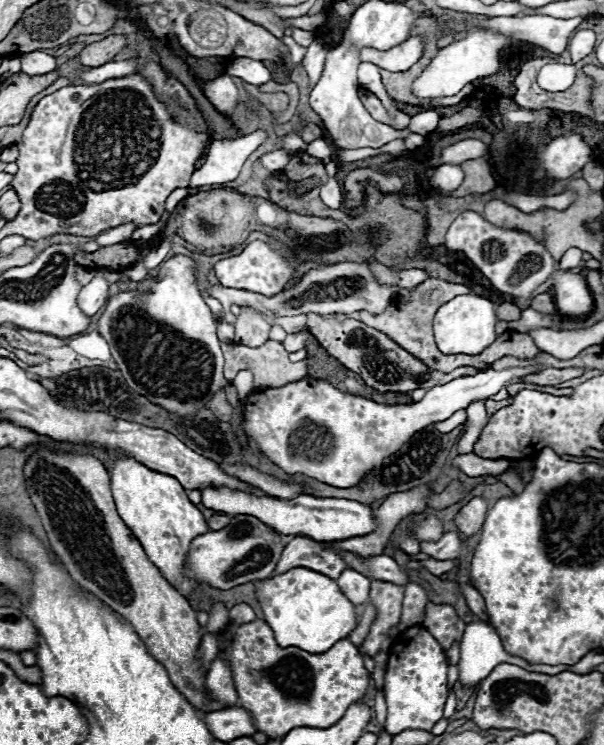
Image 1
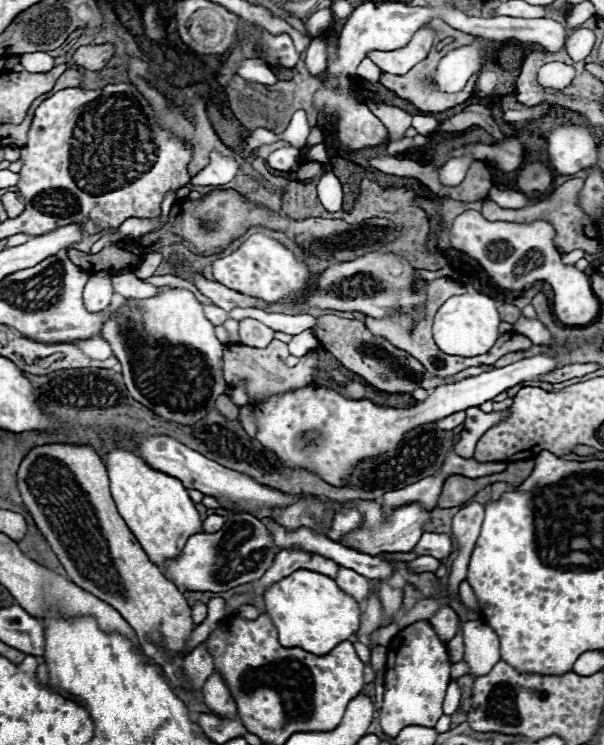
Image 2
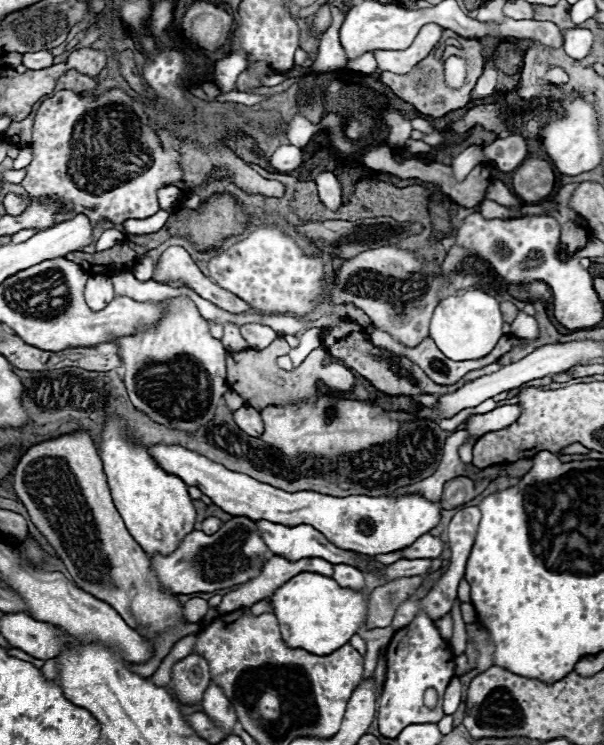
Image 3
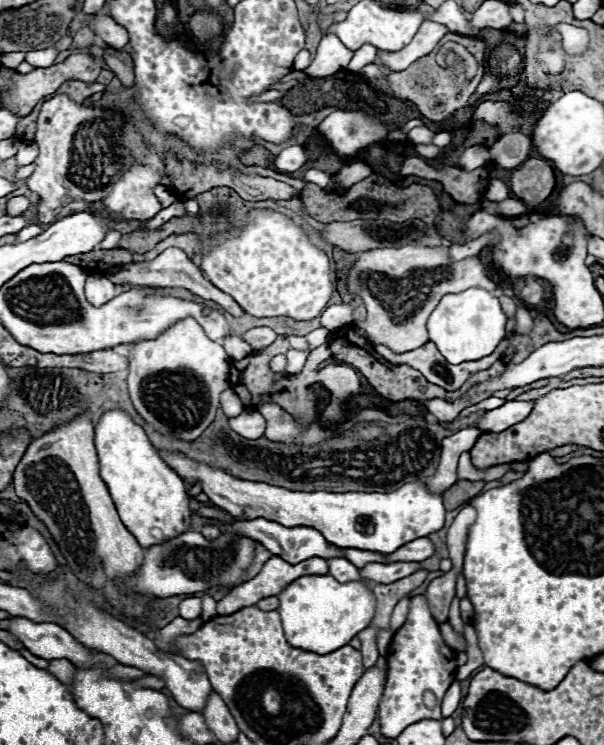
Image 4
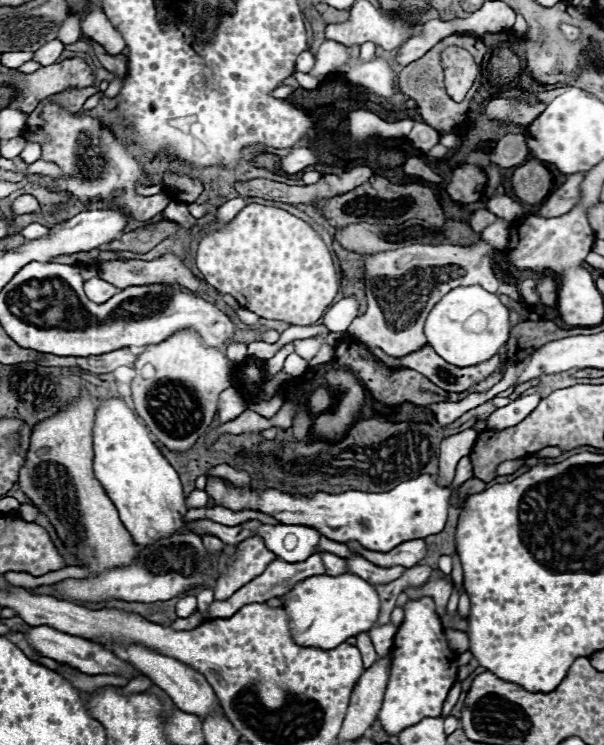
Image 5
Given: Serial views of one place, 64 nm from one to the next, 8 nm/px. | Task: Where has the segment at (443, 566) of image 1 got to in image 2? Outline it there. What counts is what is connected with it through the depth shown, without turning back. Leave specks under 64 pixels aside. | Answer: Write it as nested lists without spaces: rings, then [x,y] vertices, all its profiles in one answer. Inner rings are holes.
[[[420,556],[420,558],[416,558],[416,560],[406,562],[406,570],[416,572],[416,574],[420,574],[420,572],[436,572],[440,564],[442,564],[442,562],[436,560],[436,558],[432,558],[432,556]]]

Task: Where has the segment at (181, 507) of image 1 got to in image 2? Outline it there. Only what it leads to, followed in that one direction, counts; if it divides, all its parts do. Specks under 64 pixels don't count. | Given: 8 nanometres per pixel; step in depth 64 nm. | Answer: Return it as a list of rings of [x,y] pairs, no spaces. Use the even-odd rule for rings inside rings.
[[[118,446],[106,454],[106,468],[118,512],[154,564],[176,558],[186,540],[192,534],[202,532],[200,514],[178,478],[154,470],[138,452],[128,452]]]

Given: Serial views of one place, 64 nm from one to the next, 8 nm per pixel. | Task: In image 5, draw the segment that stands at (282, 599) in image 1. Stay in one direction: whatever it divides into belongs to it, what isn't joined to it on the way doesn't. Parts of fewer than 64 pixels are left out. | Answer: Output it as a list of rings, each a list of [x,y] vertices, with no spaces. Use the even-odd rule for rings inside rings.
[[[356,574],[342,576],[312,576],[296,584],[288,594],[284,594],[284,610],[290,616],[292,636],[302,646],[316,646],[332,650],[350,636],[358,636],[374,628],[380,610],[380,598],[374,584],[358,578]]]

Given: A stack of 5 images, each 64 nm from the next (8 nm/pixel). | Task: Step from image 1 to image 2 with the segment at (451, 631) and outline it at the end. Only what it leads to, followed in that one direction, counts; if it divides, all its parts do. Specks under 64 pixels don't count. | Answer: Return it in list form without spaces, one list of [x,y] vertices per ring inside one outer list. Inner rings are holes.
[[[452,608],[438,610],[428,622],[432,624],[432,628],[436,630],[436,634],[440,636],[442,642],[450,642],[452,636],[456,634],[456,628],[458,628],[458,616]]]

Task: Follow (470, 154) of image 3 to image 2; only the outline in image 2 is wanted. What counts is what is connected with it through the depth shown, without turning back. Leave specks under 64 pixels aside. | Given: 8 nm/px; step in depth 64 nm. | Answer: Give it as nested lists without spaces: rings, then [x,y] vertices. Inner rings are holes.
[[[462,154],[458,158],[450,158],[440,168],[440,182],[444,186],[458,186],[464,180],[464,176],[466,176],[466,172],[468,172],[472,162],[474,162],[474,158],[470,154]]]

